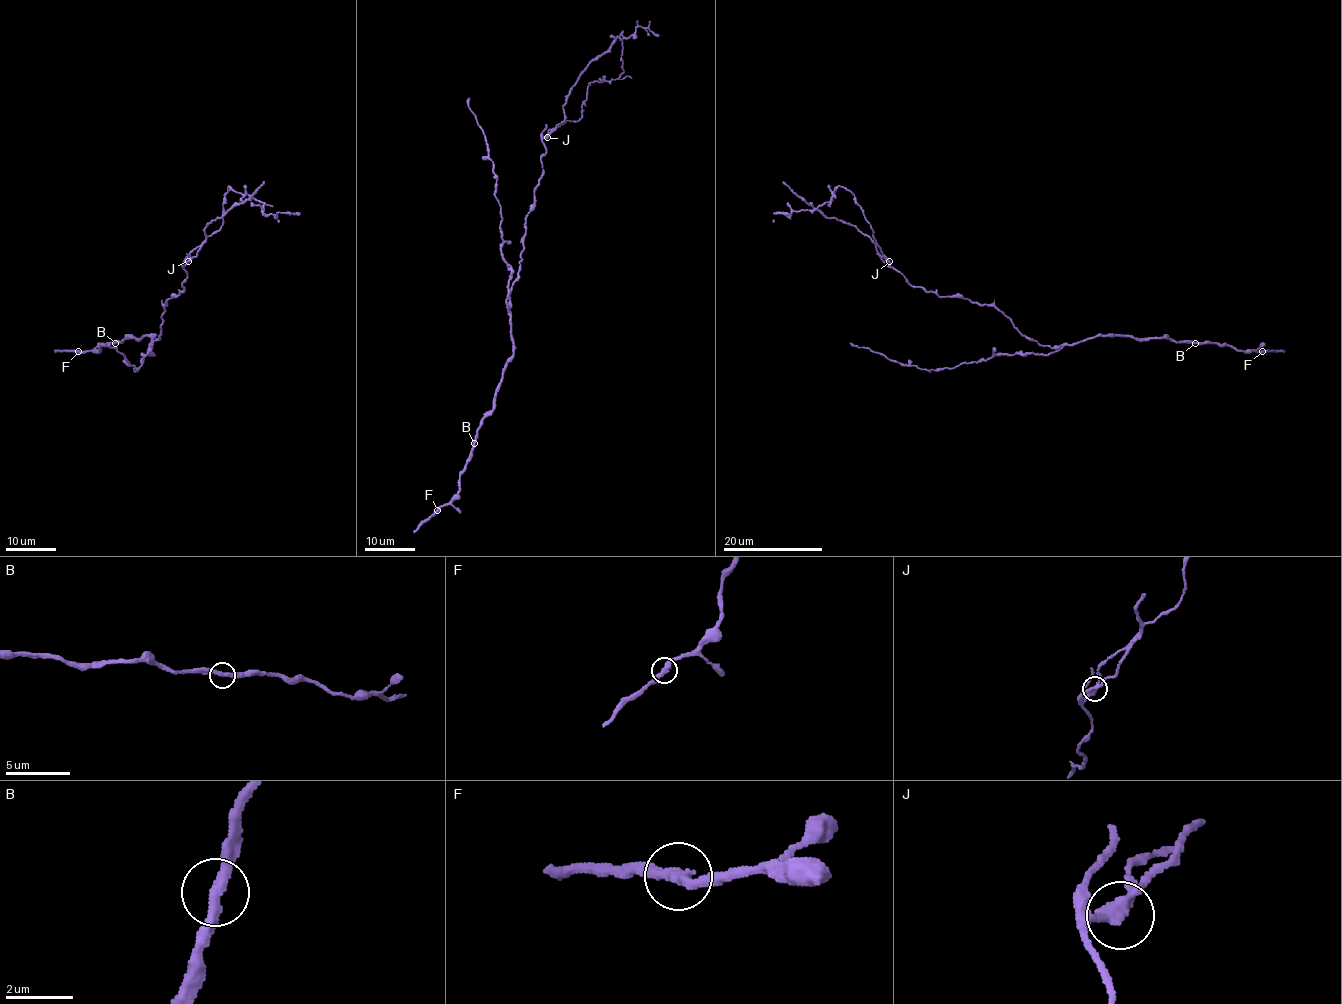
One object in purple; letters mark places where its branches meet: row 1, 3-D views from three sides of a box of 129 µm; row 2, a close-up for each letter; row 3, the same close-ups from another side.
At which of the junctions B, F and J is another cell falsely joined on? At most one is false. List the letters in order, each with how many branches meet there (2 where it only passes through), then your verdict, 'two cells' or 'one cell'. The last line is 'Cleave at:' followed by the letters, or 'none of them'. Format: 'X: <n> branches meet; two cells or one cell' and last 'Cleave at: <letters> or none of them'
B: 2 branches meet; one cell
F: 2 branches meet; one cell
J: 2 branches meet; two cells
Cleave at: J

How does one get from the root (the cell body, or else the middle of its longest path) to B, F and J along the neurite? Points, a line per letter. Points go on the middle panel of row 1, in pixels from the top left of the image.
B: (525, 232), (519, 277), (510, 291), (512, 357), (506, 363), (497, 388), (495, 408), (482, 420), (474, 443)
F: (525, 232), (519, 277), (510, 291), (512, 357), (495, 408), (478, 430), (459, 492), (438, 510)
J: (525, 232), (525, 219), (542, 174), (541, 158), (546, 151), (542, 139), (547, 138)

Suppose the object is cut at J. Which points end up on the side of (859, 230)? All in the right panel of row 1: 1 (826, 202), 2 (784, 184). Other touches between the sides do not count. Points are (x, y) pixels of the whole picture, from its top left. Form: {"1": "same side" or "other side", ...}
{"1": "other side", "2": "same side"}

